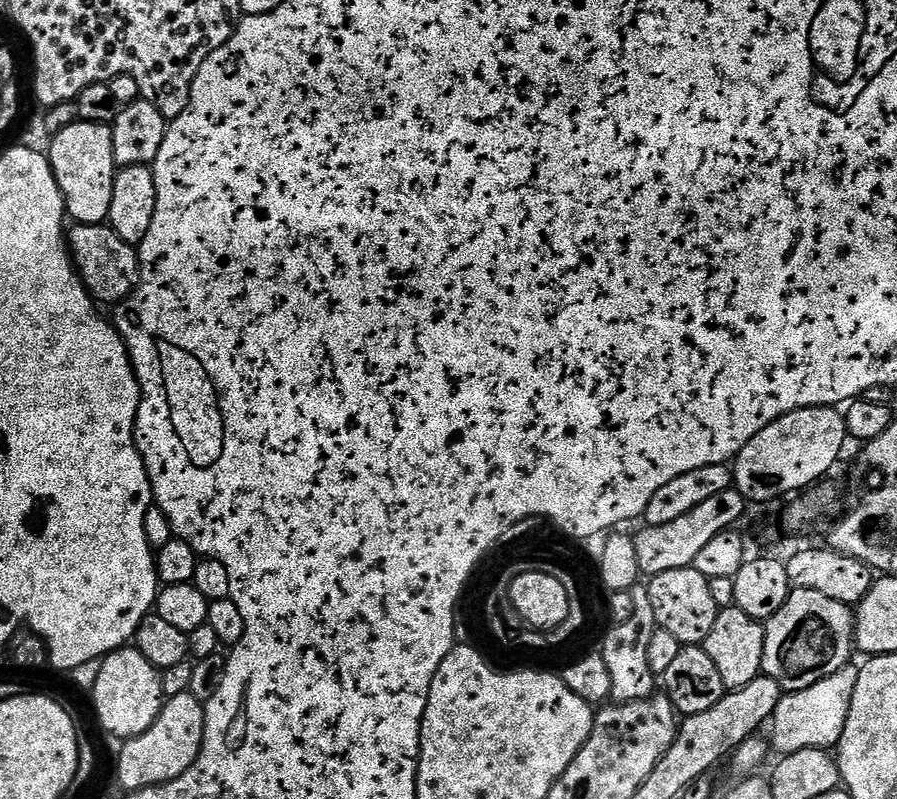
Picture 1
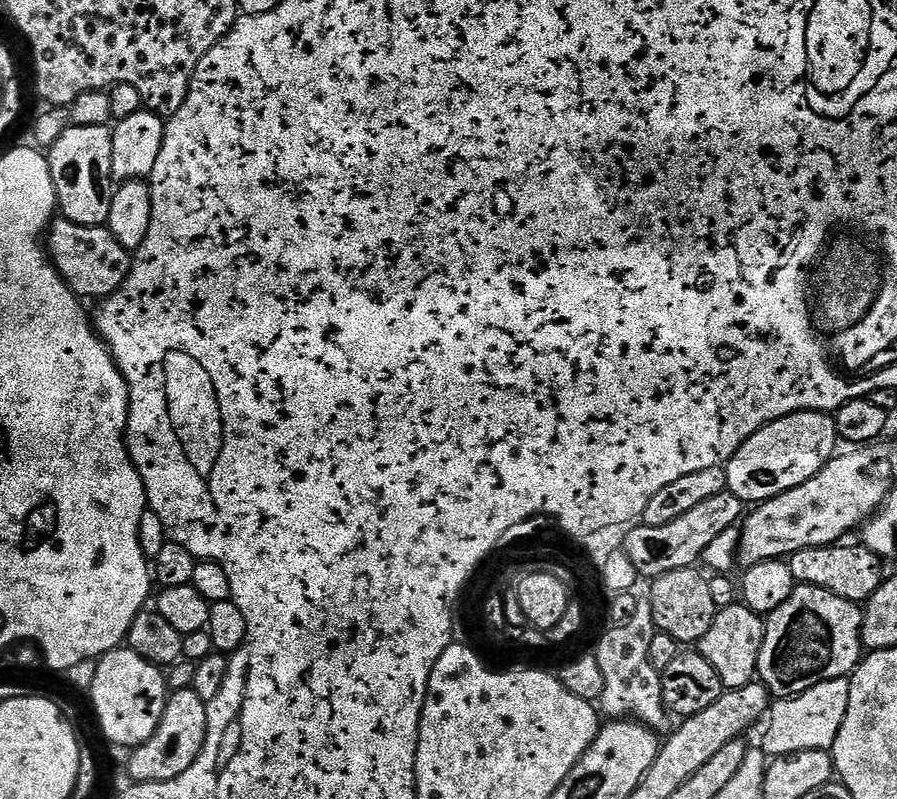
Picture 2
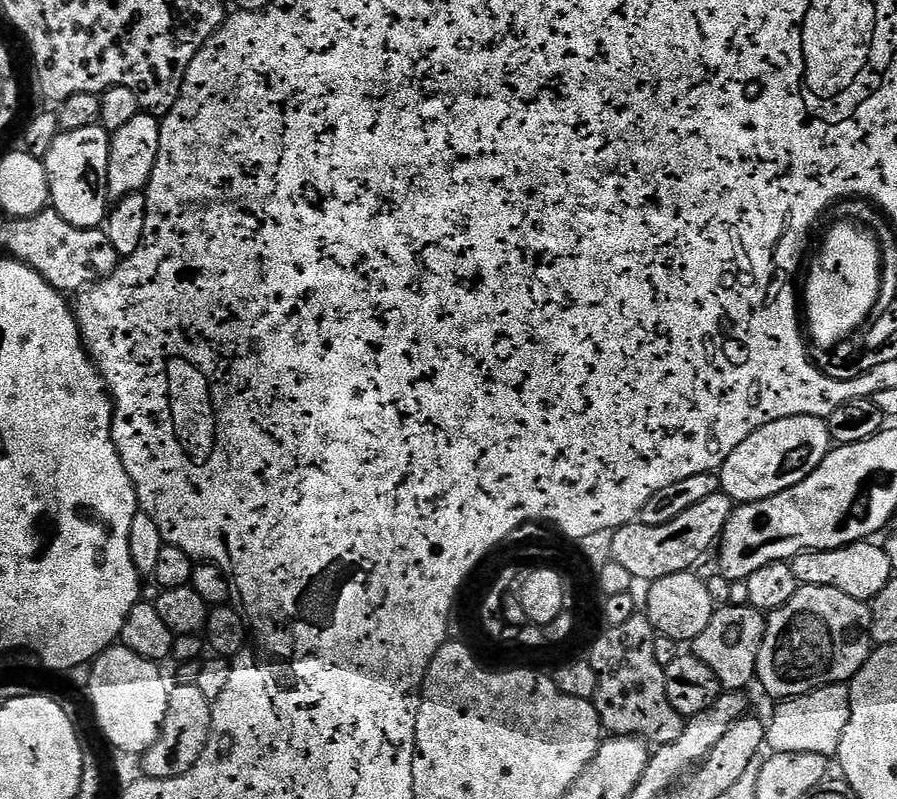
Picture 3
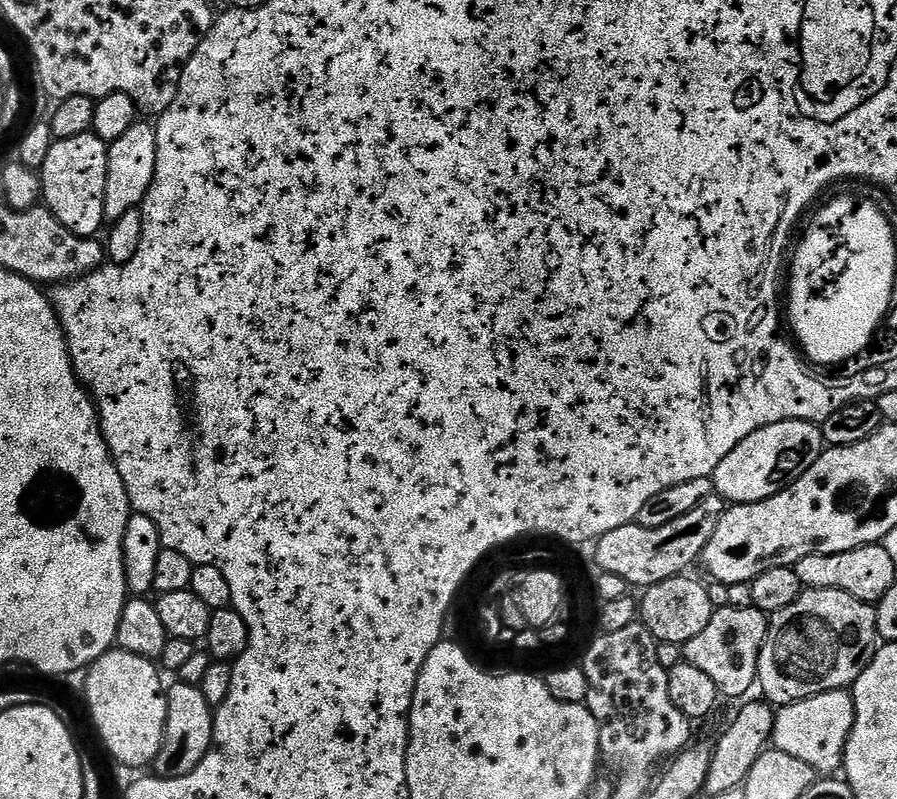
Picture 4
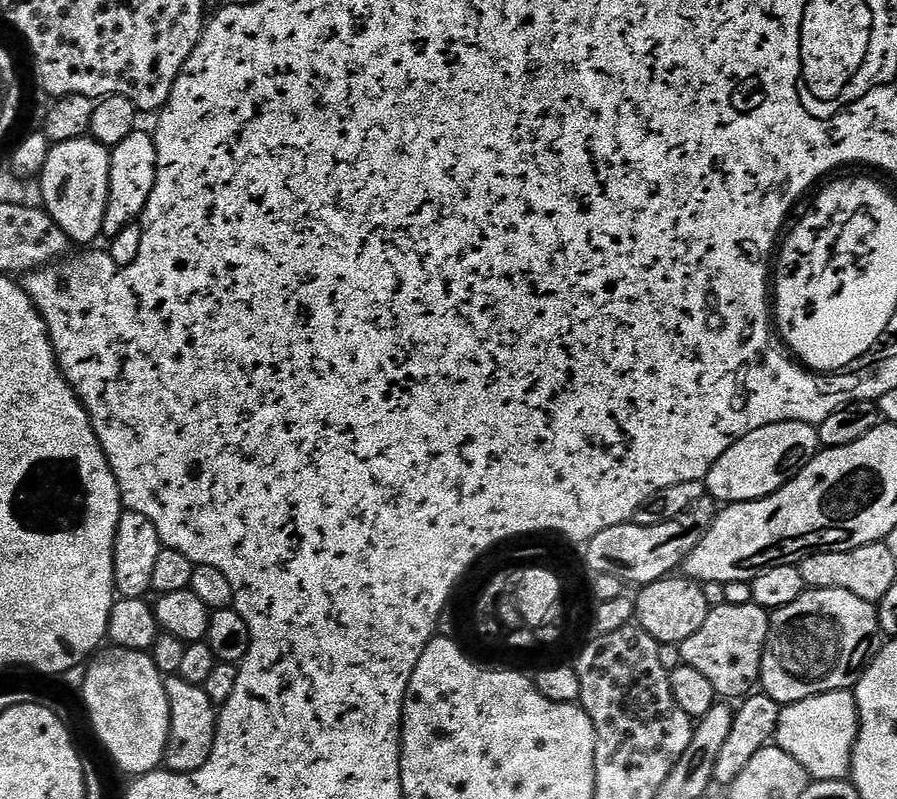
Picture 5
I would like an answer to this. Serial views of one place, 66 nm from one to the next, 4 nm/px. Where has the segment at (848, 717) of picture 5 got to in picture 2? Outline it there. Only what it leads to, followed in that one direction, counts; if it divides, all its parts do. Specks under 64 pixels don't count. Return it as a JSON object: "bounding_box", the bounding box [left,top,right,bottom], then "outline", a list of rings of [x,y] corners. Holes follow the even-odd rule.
{"bounding_box":[762,679,850,758],"outline":[[[847,679],[827,680],[797,696],[777,699],[771,705],[766,717],[768,729],[765,730],[764,741],[762,741],[765,753],[775,758],[802,750],[822,750],[823,752],[831,750],[838,738],[838,730],[842,730],[842,722],[846,718],[846,706],[850,706],[850,686]]]}

